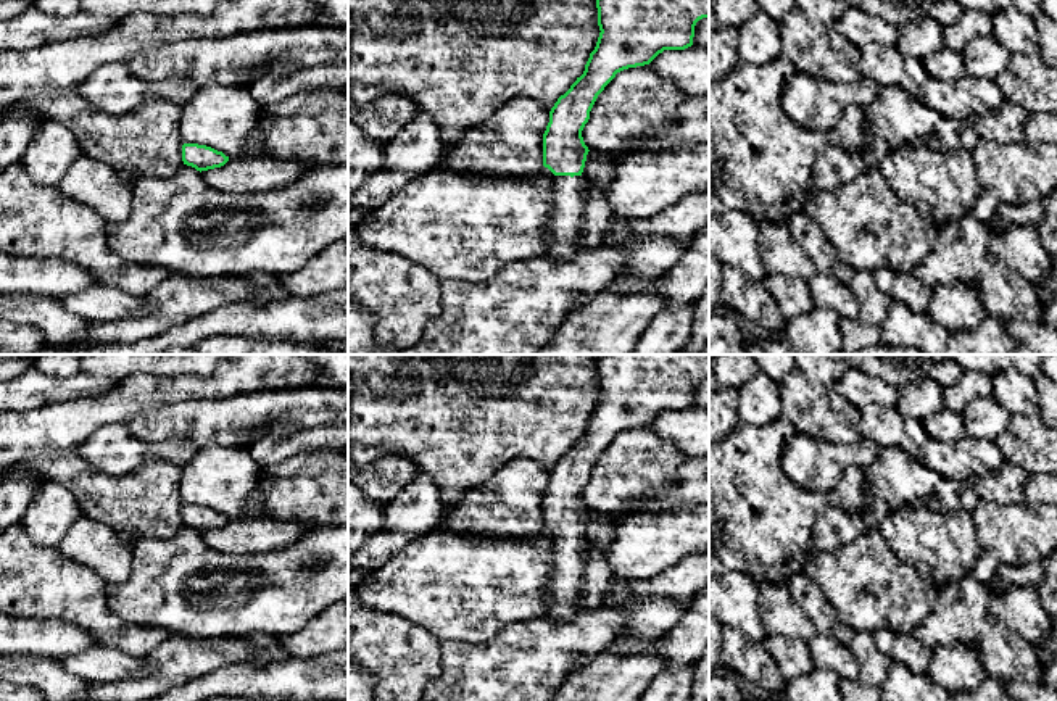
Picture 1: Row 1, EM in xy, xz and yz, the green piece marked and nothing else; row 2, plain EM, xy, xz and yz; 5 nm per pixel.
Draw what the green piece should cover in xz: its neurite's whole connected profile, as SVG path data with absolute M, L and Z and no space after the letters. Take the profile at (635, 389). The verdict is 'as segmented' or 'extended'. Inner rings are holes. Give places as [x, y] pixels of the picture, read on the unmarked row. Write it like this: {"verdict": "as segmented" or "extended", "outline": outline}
{"verdict": "extended", "outline": "M603 355L596 358L599 398L585 425L585 432L558 459L549 472L543 495L543 527L556 538L551 548L549 619L569 620L578 614L578 587L587 569L587 543L582 538L588 508L582 492L590 472L617 433L649 425L664 411L685 411L693 406L694 387L709 379L709 355Z"}

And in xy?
{"verdict": "as segmented", "outline": "M184 504L182 522L201 533L224 527L229 522L229 517L206 506Z"}

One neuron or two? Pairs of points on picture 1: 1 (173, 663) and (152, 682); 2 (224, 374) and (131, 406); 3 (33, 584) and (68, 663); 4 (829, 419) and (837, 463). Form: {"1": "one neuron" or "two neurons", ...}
{"1": "one neuron", "2": "one neuron", "3": "two neurons", "4": "two neurons"}

